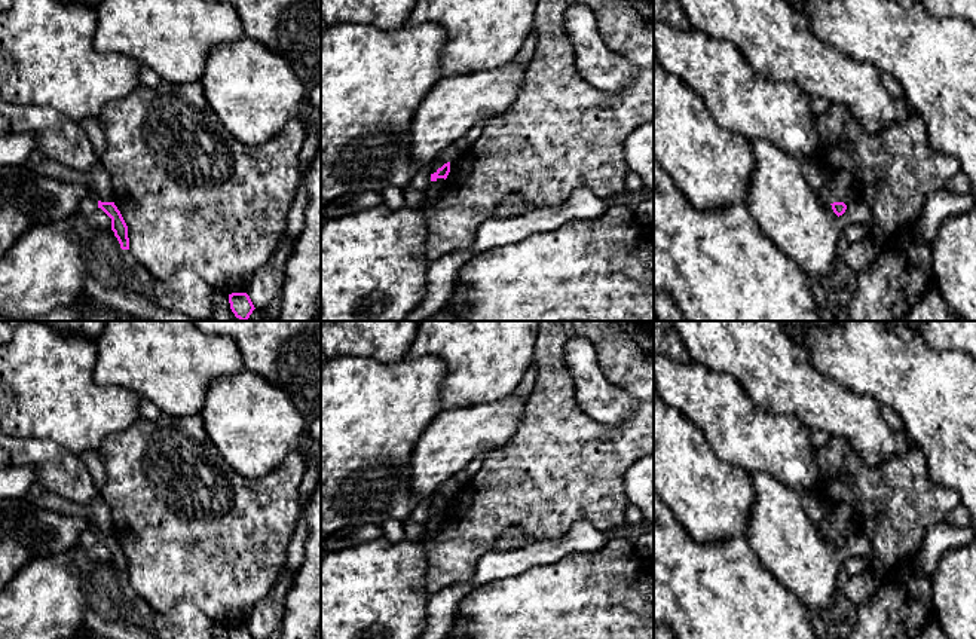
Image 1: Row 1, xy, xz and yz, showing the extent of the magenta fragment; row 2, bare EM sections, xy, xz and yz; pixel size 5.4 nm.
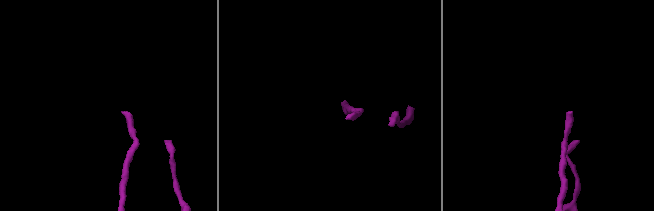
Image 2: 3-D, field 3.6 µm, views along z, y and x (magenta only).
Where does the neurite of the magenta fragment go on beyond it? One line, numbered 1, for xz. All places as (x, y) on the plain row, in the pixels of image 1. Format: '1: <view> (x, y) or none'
1: none

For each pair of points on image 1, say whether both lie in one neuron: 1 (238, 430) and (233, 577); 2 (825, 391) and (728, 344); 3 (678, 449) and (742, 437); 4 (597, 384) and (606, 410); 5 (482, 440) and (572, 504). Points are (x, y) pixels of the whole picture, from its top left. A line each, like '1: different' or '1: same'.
1: different
2: same
3: different
4: same
5: different

